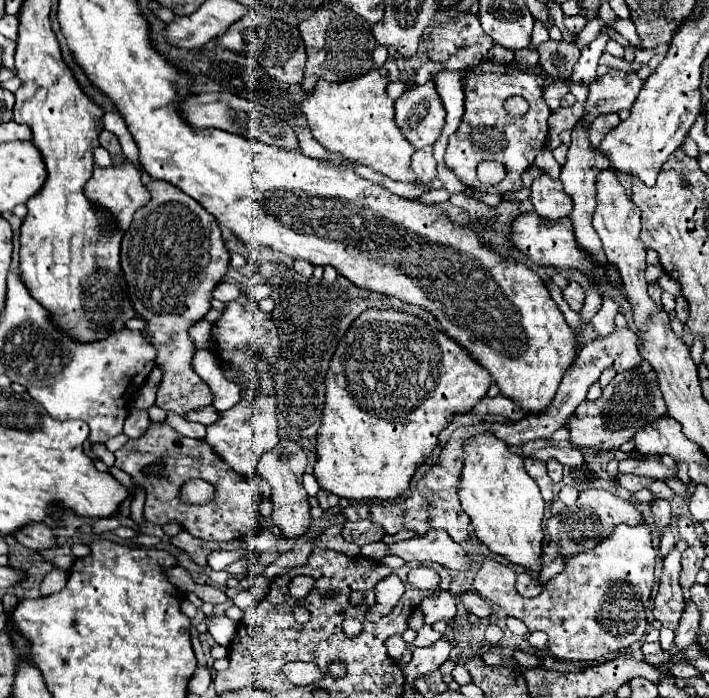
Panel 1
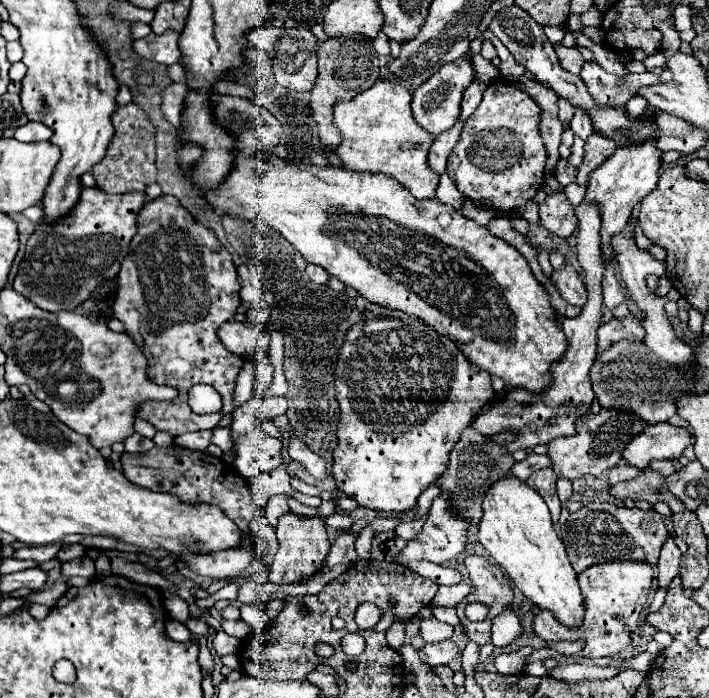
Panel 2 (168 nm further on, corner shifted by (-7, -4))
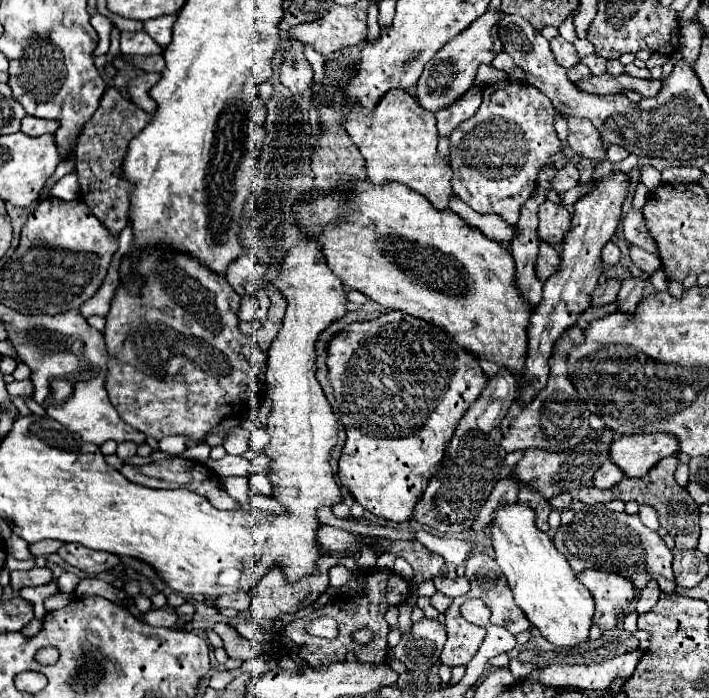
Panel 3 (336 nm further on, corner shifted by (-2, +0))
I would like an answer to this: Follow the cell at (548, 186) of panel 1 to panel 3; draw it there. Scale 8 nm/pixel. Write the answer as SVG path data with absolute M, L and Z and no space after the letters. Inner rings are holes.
M545 200L539 206L539 238L549 244L559 244L567 230L571 230L571 214L563 204Z

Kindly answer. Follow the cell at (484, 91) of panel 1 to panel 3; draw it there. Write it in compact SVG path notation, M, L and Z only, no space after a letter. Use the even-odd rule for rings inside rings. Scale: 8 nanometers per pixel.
M503 80L497 84L489 84L483 88L483 102L467 122L461 122L453 134L449 136L449 150L451 150L451 186L453 194L459 196L465 204L469 204L479 214L499 214L505 218L507 224L515 224L519 218L519 208L535 190L535 180L539 168L547 164L547 158L559 152L561 142L553 128L555 106L551 100L535 90L531 84Z

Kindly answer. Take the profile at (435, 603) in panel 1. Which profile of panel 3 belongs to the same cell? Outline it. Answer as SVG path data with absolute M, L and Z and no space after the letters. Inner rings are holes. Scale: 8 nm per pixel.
M437 576L433 582L435 582L435 588L439 592L443 592L445 596L449 596L449 598L457 598L457 596L463 596L463 594L469 592L469 580L465 576L453 578L453 580Z

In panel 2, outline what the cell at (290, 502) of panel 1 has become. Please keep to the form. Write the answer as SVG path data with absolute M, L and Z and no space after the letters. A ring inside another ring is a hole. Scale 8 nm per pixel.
M292 512L284 514L276 526L276 536L278 536L278 552L272 558L270 574L268 580L272 584L296 584L302 582L304 578L310 578L318 574L324 564L326 556L330 552L330 542L326 536L326 524L322 518L306 518L306 516L296 516Z

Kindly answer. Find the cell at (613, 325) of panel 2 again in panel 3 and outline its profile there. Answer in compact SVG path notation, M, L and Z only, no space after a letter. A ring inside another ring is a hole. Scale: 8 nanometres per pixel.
M643 274L639 278L627 278L621 288L619 288L619 294L617 294L617 310L619 312L625 312L629 318L631 314L637 310L639 302L641 302L641 294L643 294L643 286L645 286L645 280L649 276Z

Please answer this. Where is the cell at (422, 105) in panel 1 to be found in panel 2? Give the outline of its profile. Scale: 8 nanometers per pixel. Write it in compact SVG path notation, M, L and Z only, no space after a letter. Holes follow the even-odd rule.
M458 58L456 62L448 62L448 66L442 66L436 74L432 74L432 78L428 78L428 82L424 82L424 86L416 88L412 94L412 112L416 122L434 136L452 128L460 116L462 92L470 86L474 78L476 78L476 72L468 58Z

